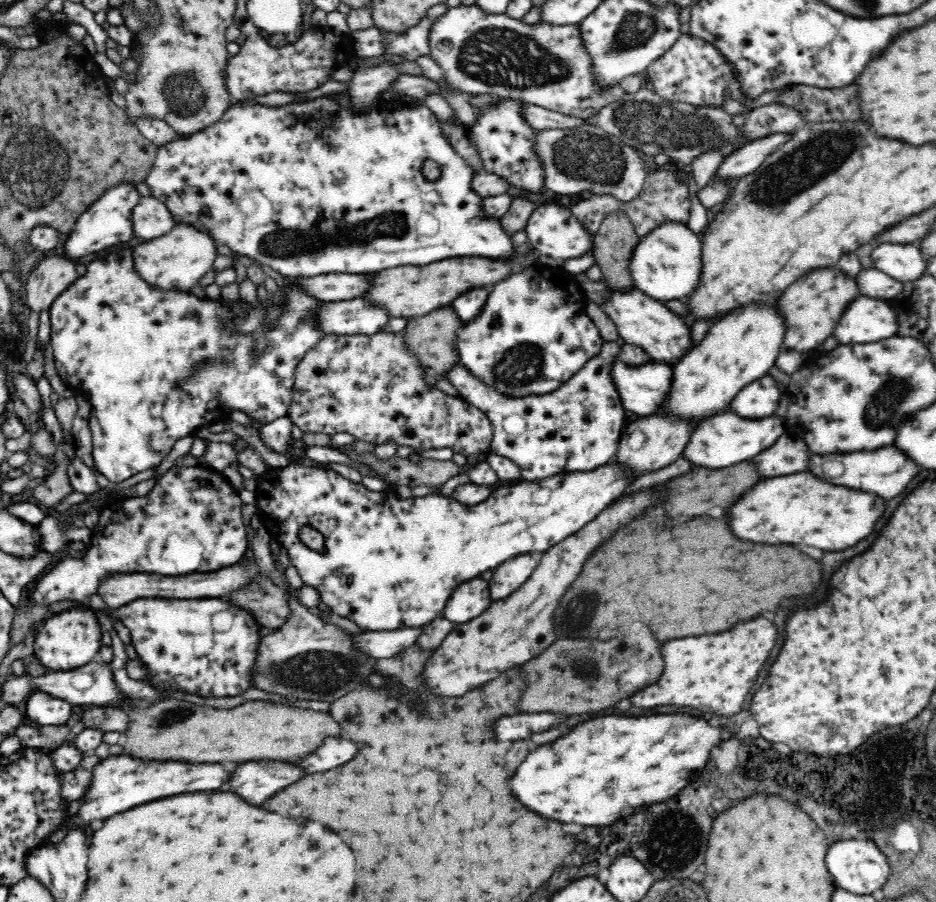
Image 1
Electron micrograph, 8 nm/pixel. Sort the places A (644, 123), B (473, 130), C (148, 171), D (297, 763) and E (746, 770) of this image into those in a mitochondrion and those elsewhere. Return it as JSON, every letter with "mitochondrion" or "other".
{"A":"mitochondrion","B":"other","C":"other","D":"other","E":"other"}

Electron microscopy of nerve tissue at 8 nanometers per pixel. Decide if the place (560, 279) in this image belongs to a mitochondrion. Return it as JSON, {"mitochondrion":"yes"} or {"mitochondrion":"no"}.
{"mitochondrion":"no"}

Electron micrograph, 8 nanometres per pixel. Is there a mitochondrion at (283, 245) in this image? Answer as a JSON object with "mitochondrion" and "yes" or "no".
{"mitochondrion":"yes"}

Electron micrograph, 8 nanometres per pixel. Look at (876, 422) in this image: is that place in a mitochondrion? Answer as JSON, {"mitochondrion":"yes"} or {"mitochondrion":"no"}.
{"mitochondrion":"yes"}

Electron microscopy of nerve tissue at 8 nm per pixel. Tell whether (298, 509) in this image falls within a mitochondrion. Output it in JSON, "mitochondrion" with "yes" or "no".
{"mitochondrion":"no"}

